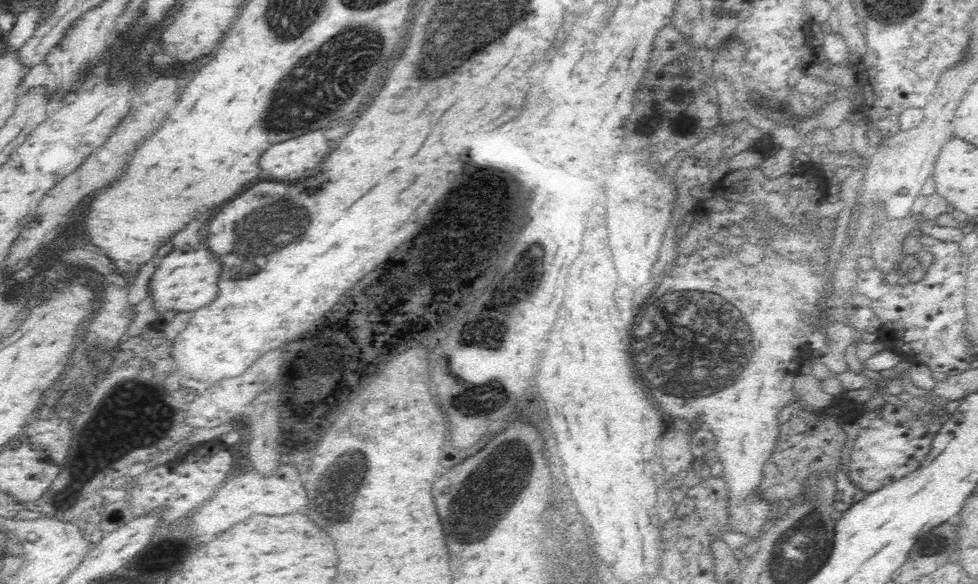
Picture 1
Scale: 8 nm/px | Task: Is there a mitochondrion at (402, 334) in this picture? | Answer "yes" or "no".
no

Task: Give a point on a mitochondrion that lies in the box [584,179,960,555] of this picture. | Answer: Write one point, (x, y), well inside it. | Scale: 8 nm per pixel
(702, 340)

